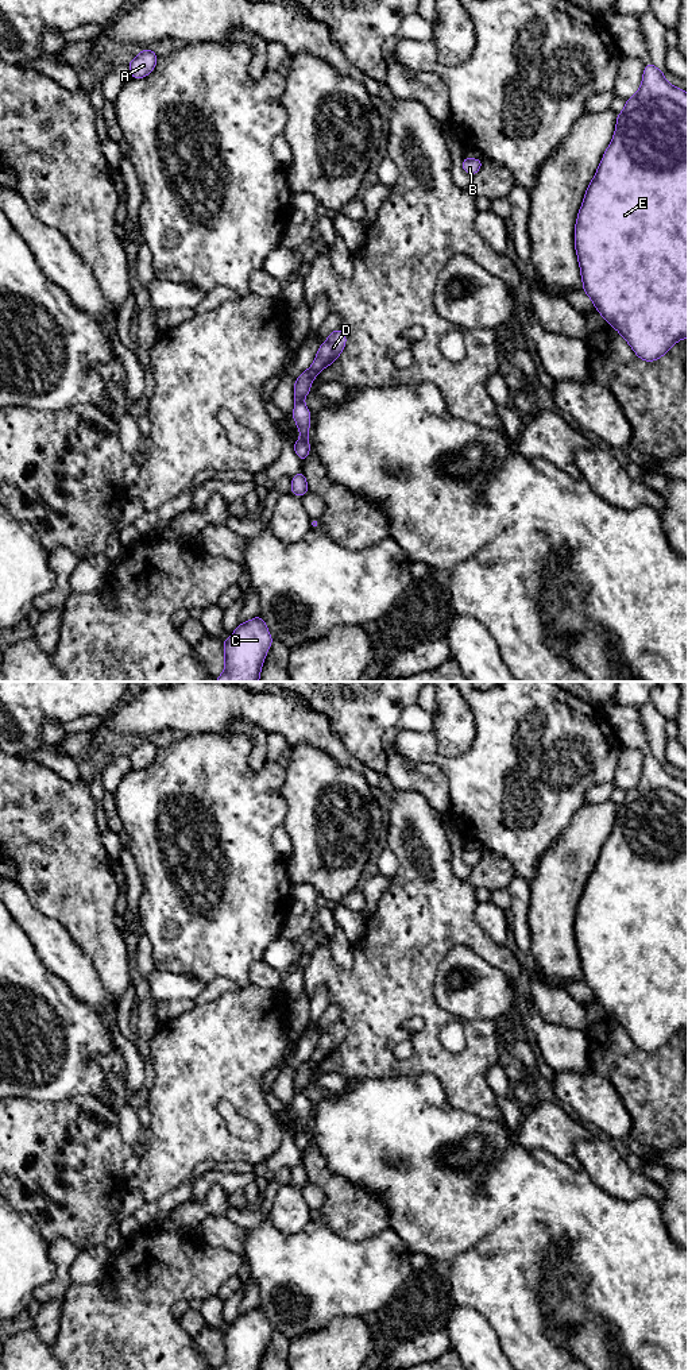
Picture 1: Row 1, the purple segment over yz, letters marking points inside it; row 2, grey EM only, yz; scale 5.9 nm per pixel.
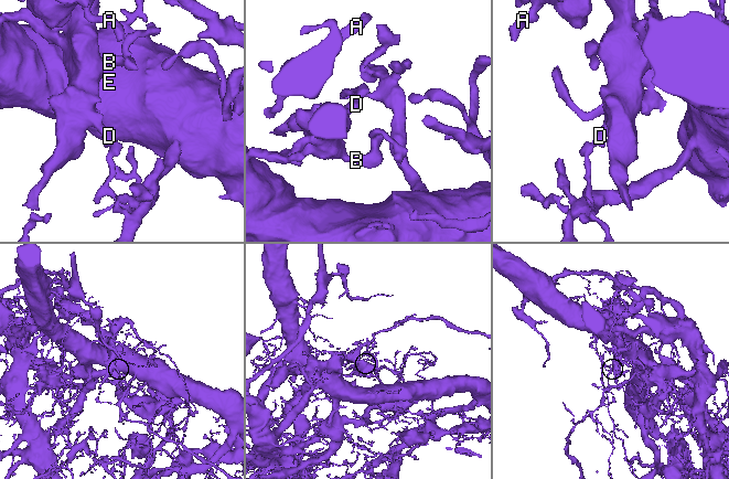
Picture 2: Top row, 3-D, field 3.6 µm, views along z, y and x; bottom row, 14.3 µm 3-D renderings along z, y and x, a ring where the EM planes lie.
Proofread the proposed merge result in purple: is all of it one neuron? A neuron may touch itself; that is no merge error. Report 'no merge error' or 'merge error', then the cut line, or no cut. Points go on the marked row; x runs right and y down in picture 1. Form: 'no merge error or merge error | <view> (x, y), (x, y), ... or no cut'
merge error | yz (310, 367), (317, 374)

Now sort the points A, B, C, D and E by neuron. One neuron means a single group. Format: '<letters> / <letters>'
A B D / C E

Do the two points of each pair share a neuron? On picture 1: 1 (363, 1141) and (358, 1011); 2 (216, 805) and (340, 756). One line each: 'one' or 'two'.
1: two
2: two

